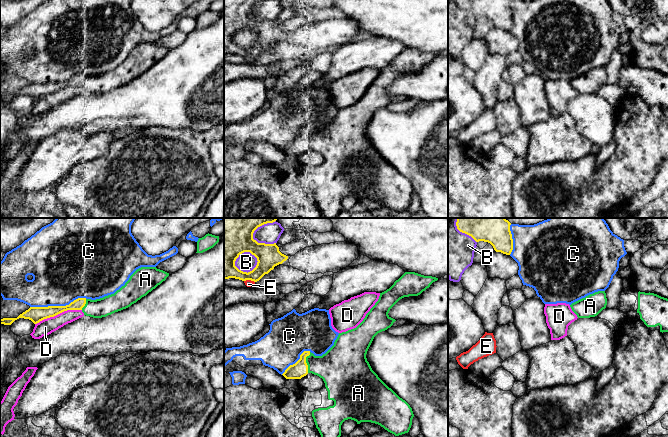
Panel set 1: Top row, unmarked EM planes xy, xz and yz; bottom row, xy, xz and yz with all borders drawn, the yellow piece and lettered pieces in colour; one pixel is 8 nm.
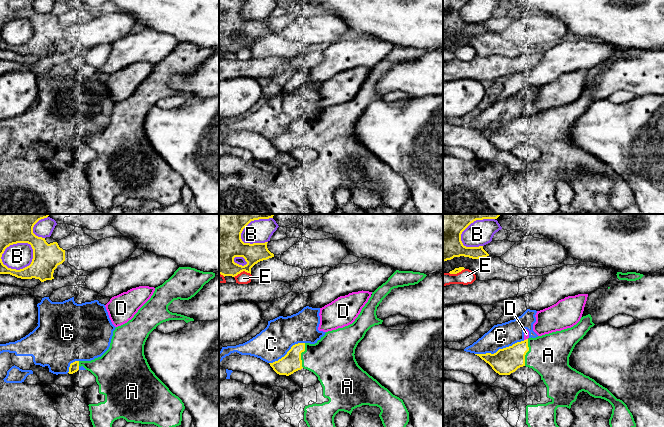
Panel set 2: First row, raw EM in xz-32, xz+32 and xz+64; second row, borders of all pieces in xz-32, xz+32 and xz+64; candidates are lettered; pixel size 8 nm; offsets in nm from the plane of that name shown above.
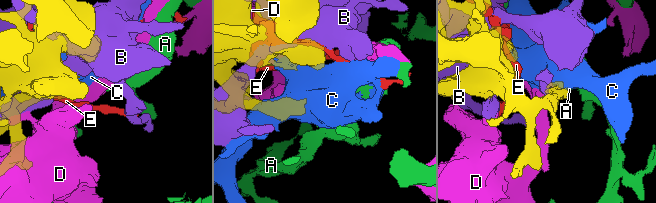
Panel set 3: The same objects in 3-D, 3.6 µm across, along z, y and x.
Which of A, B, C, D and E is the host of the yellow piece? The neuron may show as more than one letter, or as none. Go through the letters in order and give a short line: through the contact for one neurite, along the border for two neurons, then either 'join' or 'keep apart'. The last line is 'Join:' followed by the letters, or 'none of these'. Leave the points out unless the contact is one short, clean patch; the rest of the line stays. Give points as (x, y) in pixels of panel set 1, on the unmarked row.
A: join
B: keep apart
C: keep apart
D: keep apart
E: keep apart
Join: A

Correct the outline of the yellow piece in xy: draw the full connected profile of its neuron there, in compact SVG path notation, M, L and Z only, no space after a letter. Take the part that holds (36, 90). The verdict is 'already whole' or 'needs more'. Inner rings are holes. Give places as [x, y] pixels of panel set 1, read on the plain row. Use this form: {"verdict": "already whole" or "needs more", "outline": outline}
{"verdict": "needs more", "outline": "M141 43L137 45L130 52L129 56L125 59L125 61L122 62L119 66L117 66L114 70L96 76L78 74L66 82L30 83L28 86L20 90L17 94L0 95L0 100L11 101L15 96L19 94L29 95L34 100L37 100L44 95L54 93L67 86L81 86L84 91L93 94L106 93L115 88L130 83L132 80L136 79L138 76L146 72L149 68L151 68L158 61L160 61L163 57L165 57L168 52L169 49L157 45L156 43Z"}

